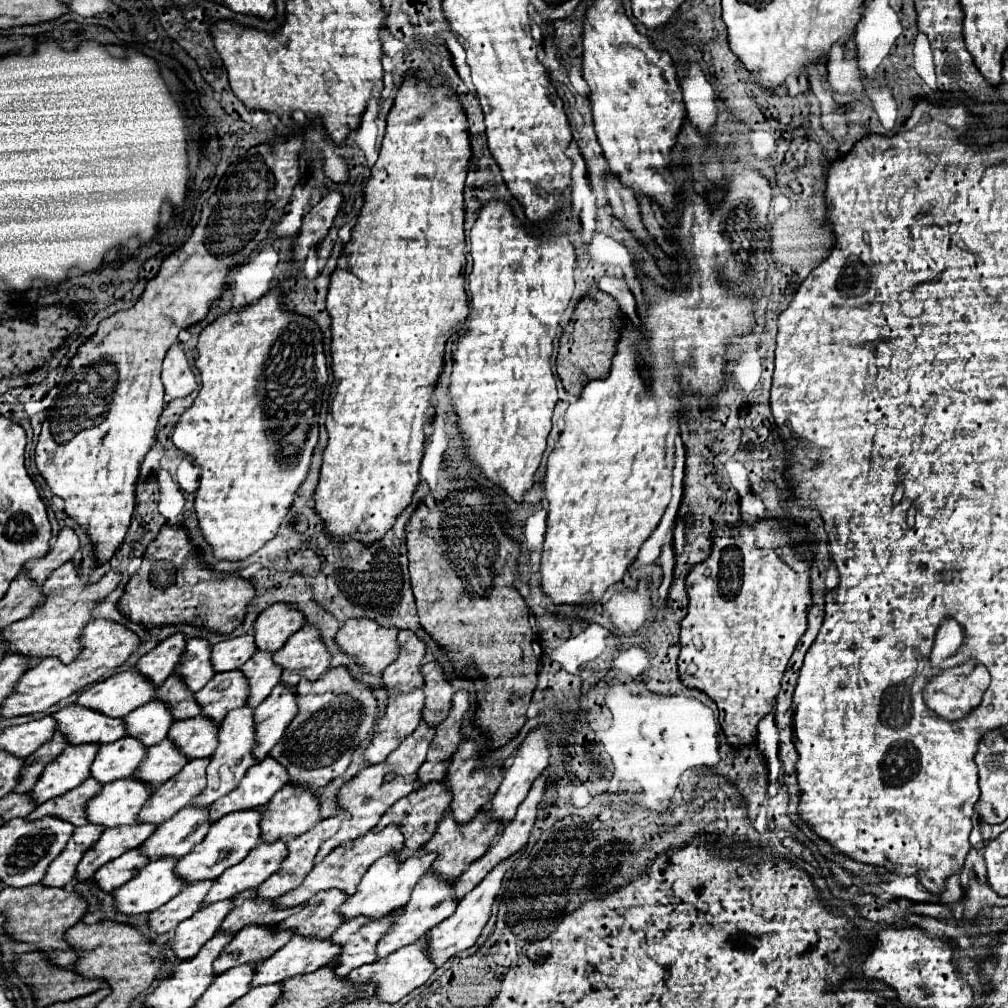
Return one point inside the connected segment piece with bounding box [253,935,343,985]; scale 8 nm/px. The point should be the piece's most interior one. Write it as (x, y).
(302, 954)

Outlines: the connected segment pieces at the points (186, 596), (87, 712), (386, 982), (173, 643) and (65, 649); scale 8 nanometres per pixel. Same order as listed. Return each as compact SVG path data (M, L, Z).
M165 523L161 527L159 535L155 537L155 541L147 547L147 551L143 555L141 569L135 575L131 575L131 579L127 583L127 589L125 589L123 597L119 599L119 611L127 619L131 619L135 623L141 623L147 629L169 625L169 623L203 625L203 627L209 627L209 629L219 631L219 633L231 633L233 629L237 629L245 619L245 611L247 611L249 601L255 597L253 581L243 579L237 573L227 575L227 573L215 571L211 567L205 567L199 557L201 557L201 553L191 543L191 539L187 535L187 529L183 525Z
M83 705L63 707L53 715L57 719L57 729L67 737L71 745L75 743L113 743L127 735L125 721L121 717L105 717L99 711L87 709Z
M421 937L413 945L407 945L407 947L397 949L389 957L377 959L377 961L367 963L367 965L361 965L359 969L351 971L349 977L351 977L351 981L359 981L359 983L367 983L367 981L377 983L377 995L383 1001L387 1001L387 1003L397 1003L409 991L413 991L415 987L423 985L433 973L435 973L435 965L433 965L431 957L427 955L427 937Z
M175 633L159 643L153 651L145 653L137 663L137 669L155 685L161 685L175 671L175 665L185 653L185 645L187 637L183 633Z
M75 561L63 563L43 583L43 603L27 619L15 621L3 629L3 639L11 643L9 651L31 657L59 657L63 663L71 663L81 651L81 631L91 621L95 605L99 605L121 581L121 571L109 571L95 583L81 583L81 567Z

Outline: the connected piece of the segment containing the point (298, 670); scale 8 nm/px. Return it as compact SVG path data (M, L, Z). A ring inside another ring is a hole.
M313 623L303 625L275 651L275 663L283 665L281 681L287 681L287 685L295 687L301 677L317 681L331 667L331 653L321 637L321 629Z

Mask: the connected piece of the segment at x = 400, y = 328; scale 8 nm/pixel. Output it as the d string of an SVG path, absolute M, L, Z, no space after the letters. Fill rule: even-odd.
M407 73L399 85L395 103L387 115L387 131L383 137L383 145L379 151L379 159L371 169L371 177L365 185L365 203L357 215L357 223L351 229L351 239L345 243L341 257L337 259L337 269L331 273L331 287L327 293L327 311L331 315L331 371L333 371L333 389L331 389L331 421L325 423L329 431L329 445L323 451L321 477L315 491L315 511L323 515L327 531L339 539L357 539L365 545L375 543L387 529L391 529L395 517L411 503L413 491L419 485L419 463L423 457L423 441L425 441L425 423L427 411L433 407L431 399L437 387L437 381L443 371L443 351L445 343L451 335L455 335L467 315L469 315L469 299L465 293L465 207L463 207L463 187L469 171L471 159L471 143L469 143L469 123L465 109L461 105L459 95L447 85L433 87L423 77Z

